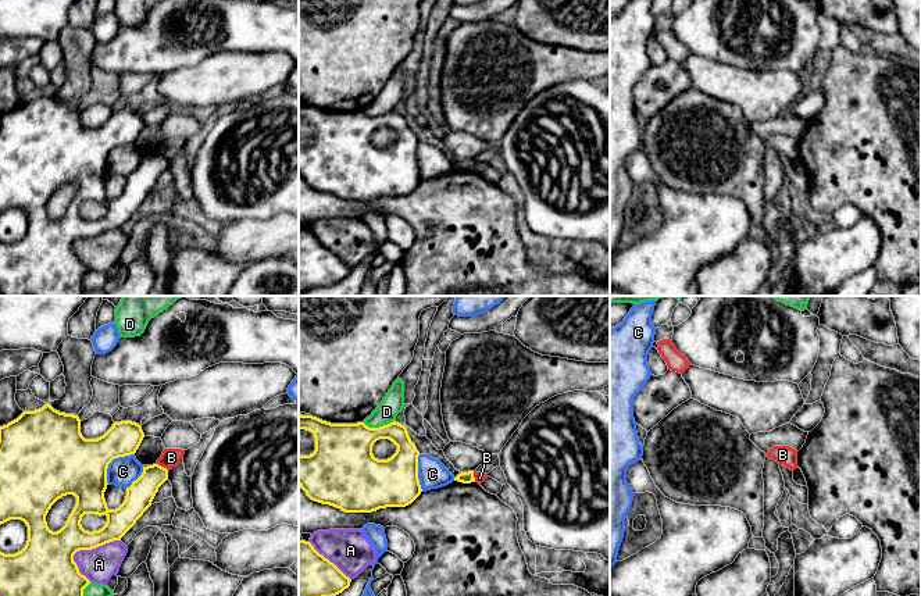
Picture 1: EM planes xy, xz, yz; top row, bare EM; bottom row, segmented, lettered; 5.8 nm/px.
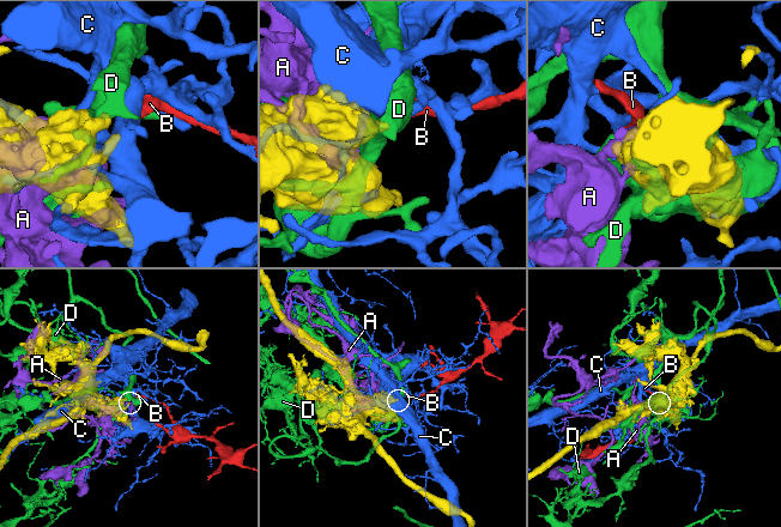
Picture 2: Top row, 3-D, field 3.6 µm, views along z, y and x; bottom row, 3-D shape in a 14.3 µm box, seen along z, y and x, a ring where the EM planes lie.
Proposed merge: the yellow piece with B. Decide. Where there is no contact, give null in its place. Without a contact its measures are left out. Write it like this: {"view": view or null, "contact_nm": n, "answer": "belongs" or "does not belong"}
{"view": "xy", "contact_nm": 80, "answer": "does not belong"}

